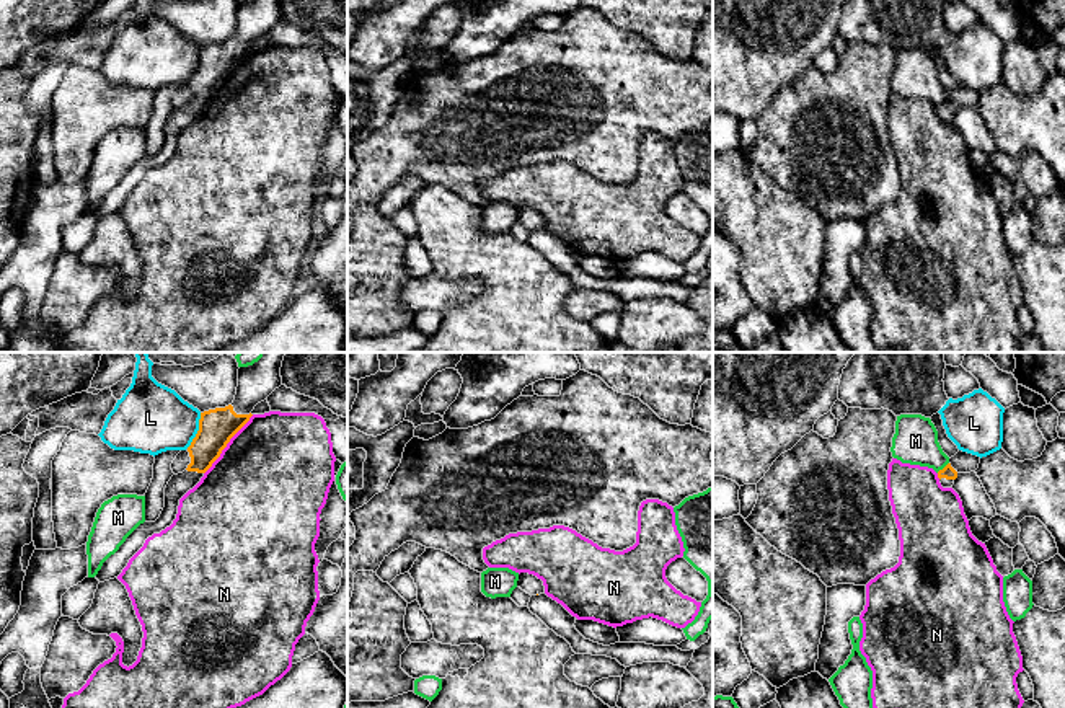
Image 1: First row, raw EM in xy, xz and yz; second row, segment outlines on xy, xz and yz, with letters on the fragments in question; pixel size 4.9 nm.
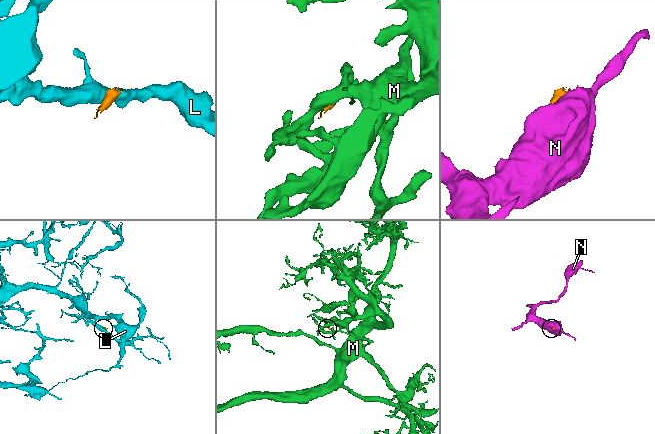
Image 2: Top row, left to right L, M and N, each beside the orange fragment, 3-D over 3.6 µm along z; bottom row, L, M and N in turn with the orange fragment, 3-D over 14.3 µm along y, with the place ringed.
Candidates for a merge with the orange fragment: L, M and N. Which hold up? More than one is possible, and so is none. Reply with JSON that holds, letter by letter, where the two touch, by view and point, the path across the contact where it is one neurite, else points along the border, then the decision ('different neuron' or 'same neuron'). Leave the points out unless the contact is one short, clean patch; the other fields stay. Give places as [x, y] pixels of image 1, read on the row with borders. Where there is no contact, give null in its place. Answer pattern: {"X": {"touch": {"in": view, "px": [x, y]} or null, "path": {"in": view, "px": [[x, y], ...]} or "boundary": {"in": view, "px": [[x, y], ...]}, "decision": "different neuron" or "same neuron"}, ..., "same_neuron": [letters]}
{"L": {"touch": {"in": "xy", "px": [198, 431]}, "boundary": {"in": "xy", "px": [[201, 413], [198, 433], [186, 447]]}, "decision": "different neuron"}, "M": {"touch": {"in": "yz", "px": [943, 469]}, "boundary": {"in": "yz", "px": [[948, 462], [936, 472]]}, "decision": "different neuron"}, "N": {"touch": {"in": "xy", "px": [227, 442]}, "decision": "different neuron"}, "same_neuron": []}

